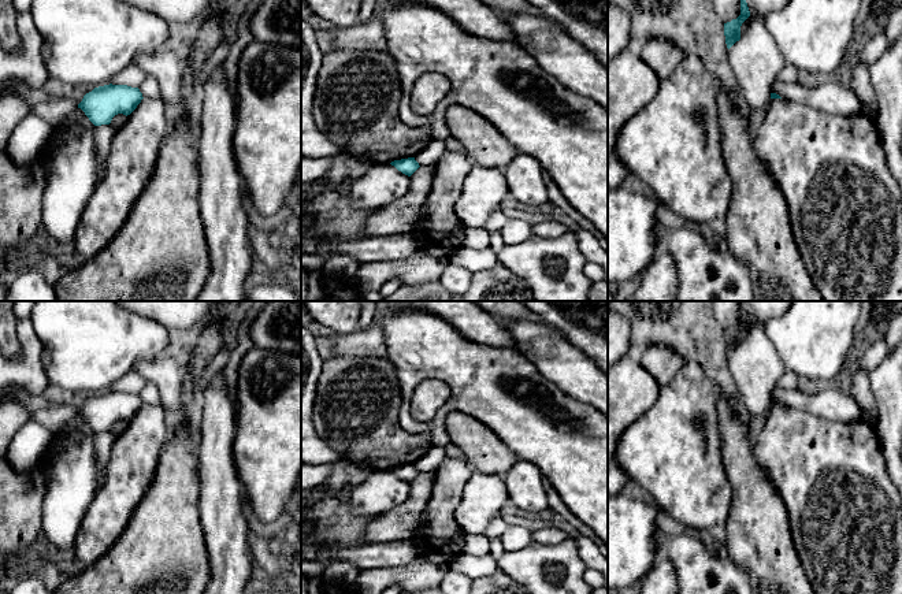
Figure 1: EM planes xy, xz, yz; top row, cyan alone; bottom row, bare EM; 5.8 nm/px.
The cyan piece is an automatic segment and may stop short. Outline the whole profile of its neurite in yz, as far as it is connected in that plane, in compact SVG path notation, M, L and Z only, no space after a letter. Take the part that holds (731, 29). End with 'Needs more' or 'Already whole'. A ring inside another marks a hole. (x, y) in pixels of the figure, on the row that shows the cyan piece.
M740 0L740 15L731 22L724 23L725 44L730 49L736 41L740 40L740 26L750 16L746 0Z. Already whole

